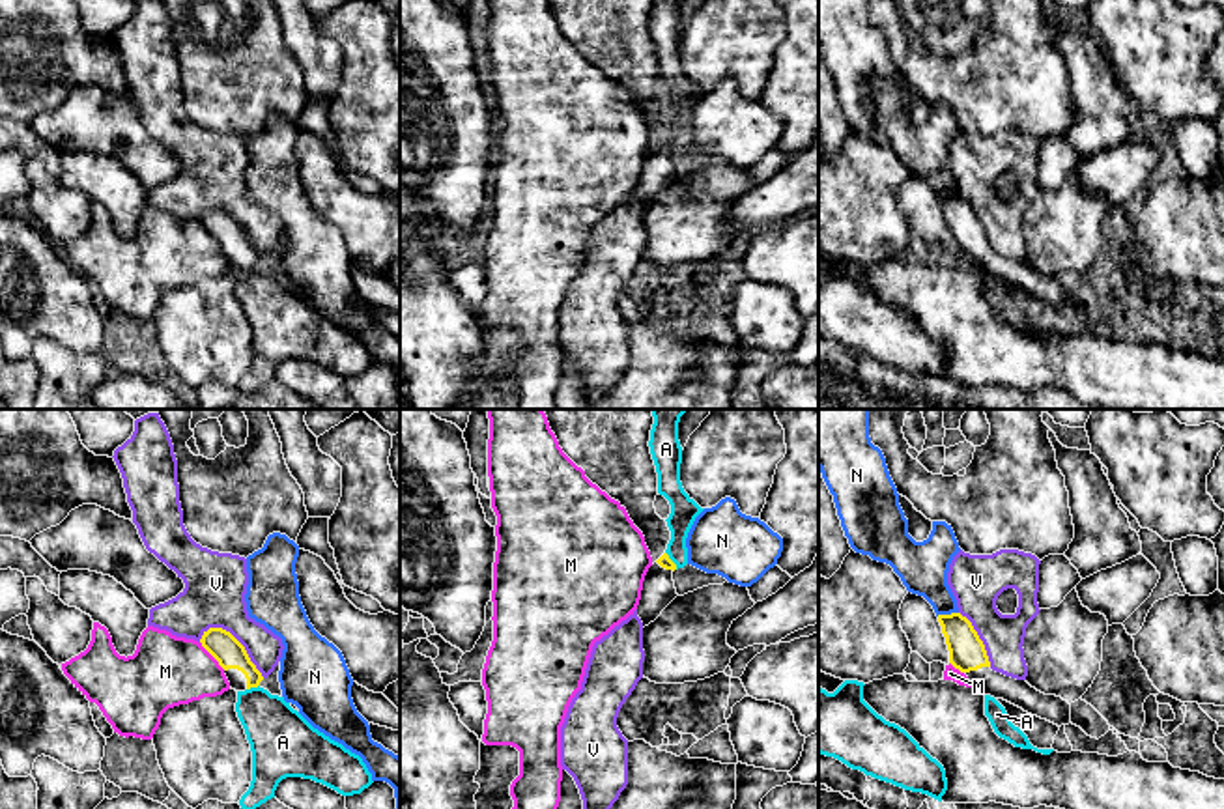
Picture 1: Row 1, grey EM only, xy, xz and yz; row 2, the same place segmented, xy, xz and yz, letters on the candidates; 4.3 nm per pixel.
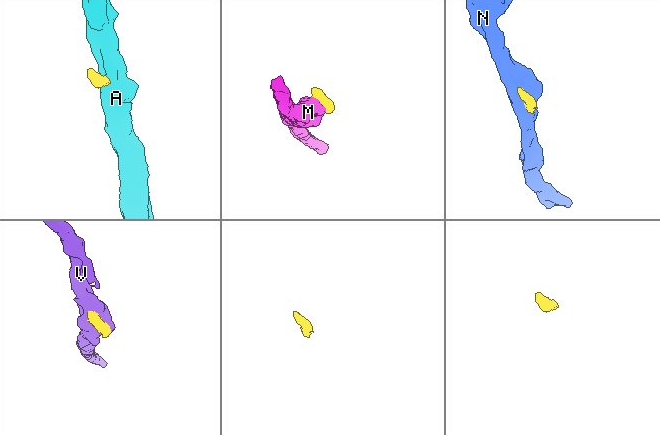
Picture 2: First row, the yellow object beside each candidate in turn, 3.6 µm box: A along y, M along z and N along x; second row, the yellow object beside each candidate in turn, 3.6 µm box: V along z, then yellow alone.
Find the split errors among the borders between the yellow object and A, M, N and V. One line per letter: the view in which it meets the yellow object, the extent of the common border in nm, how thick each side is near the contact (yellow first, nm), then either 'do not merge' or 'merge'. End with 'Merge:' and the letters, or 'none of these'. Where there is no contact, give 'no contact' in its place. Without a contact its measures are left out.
A: xz | 90 nm | 60/120 nm | do not merge
M: xy | 170 nm | 130/320 nm | do not merge
N: yz | 100 nm | 160/220 nm | do not merge
V: xy | 340 nm | 130/260 nm | do not merge
Merge: none of these

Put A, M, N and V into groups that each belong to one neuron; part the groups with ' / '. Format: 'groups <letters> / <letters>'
groups A / M / N / V

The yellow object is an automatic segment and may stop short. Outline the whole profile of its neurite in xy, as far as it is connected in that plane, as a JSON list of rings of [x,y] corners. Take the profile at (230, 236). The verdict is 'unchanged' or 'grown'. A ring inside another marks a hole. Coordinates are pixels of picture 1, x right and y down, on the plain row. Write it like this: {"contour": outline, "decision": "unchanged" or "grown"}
{"contour": [[[209,209],[200,220],[202,228],[219,243],[235,273],[258,269],[262,254],[250,243],[245,228],[226,211]]], "decision": "grown"}

